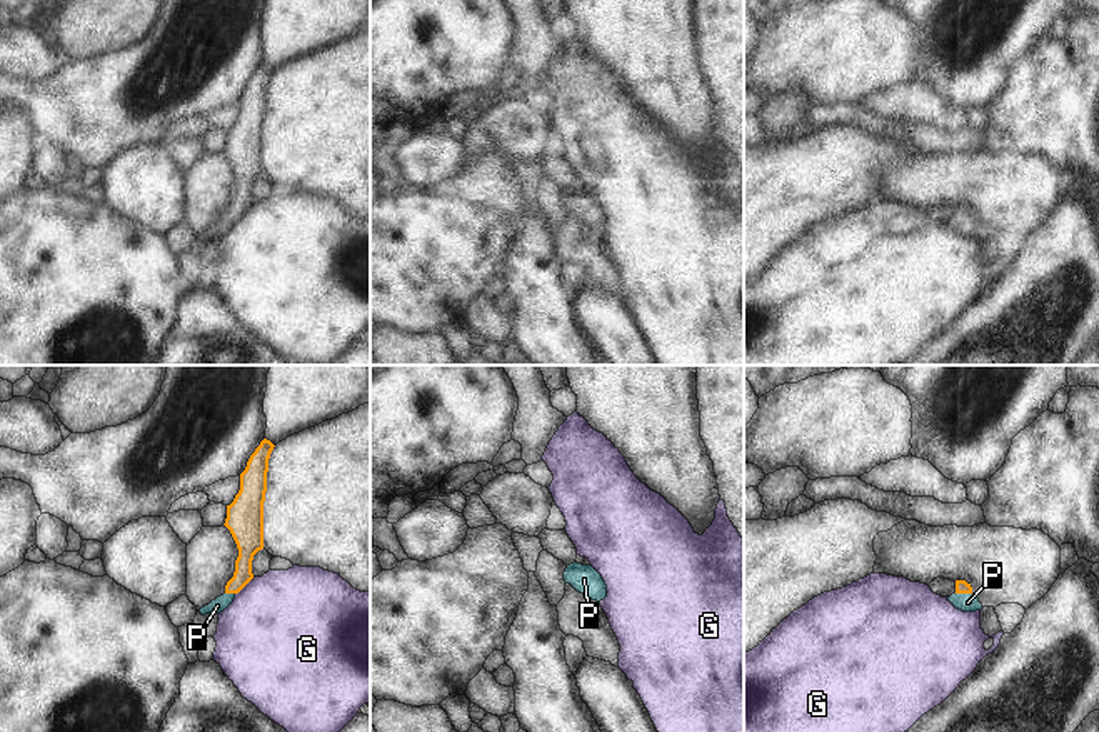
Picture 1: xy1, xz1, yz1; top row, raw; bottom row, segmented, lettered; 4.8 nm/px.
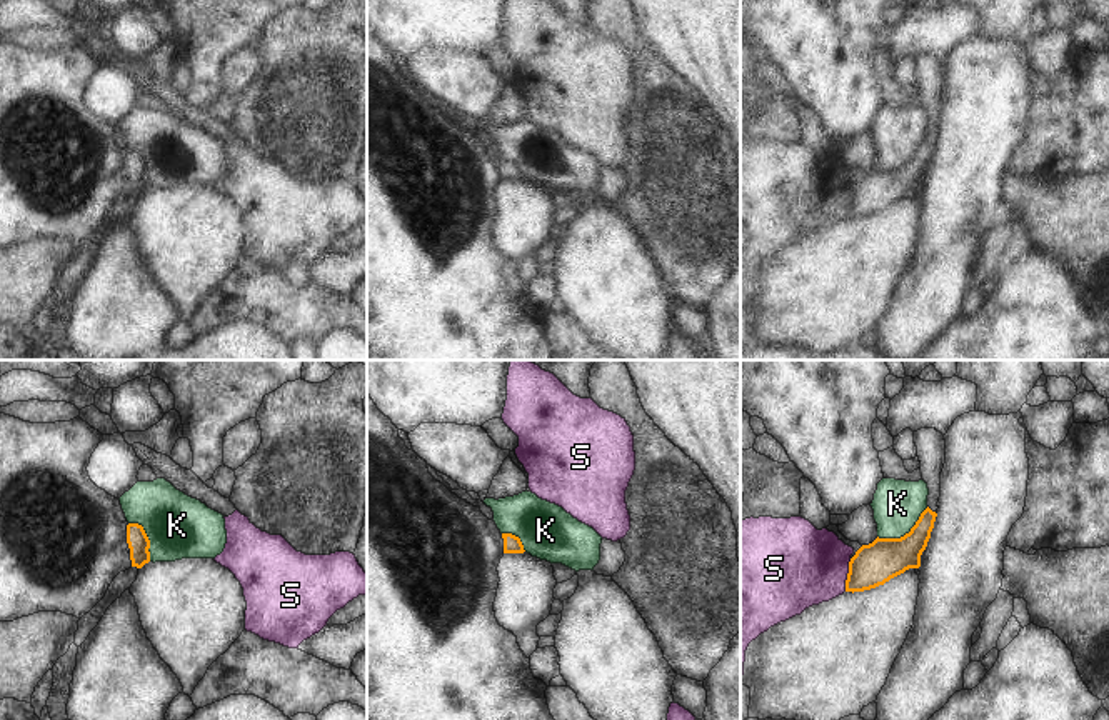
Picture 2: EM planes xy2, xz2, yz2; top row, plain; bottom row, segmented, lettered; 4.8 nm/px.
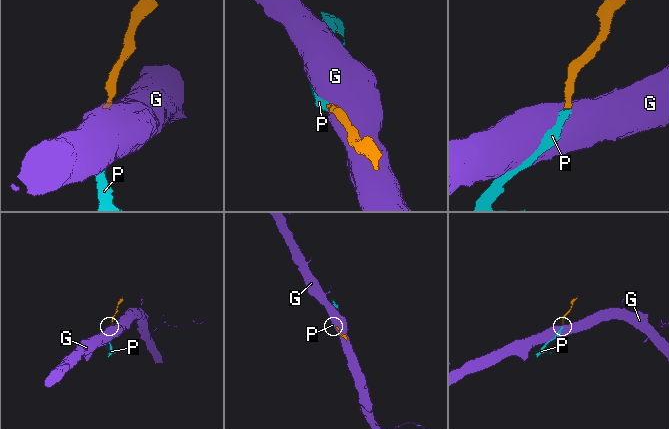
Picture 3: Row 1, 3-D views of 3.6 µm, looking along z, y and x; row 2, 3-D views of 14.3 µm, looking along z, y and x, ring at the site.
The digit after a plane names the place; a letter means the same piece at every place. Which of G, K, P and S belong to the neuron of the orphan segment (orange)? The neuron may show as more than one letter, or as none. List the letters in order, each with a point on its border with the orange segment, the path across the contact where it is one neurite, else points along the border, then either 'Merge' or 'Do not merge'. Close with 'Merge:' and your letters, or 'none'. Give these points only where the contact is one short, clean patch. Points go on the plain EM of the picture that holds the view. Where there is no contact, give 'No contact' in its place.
G: Touches orange at xy1 (244, 212). Boundary: xy1 (254, 204), (235, 220). Do not merge
K: Touches orange at yz2 (906, 160). Boundary: yz2 (928, 134), (903, 162), (878, 164). Do not merge
P: Touches orange at yz1 (964, 219). Merge
S: Touches orange at yz2 (848, 202). Boundary: yz2 (851, 185), (844, 217). Do not merge
Merge: P

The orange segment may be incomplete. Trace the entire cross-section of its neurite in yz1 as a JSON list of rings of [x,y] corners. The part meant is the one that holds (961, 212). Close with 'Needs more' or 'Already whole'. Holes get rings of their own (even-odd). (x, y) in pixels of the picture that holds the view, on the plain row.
[[[956,207],[956,218],[947,227],[962,238],[976,238],[982,235],[979,225],[972,220],[971,210]]]. Needs more

